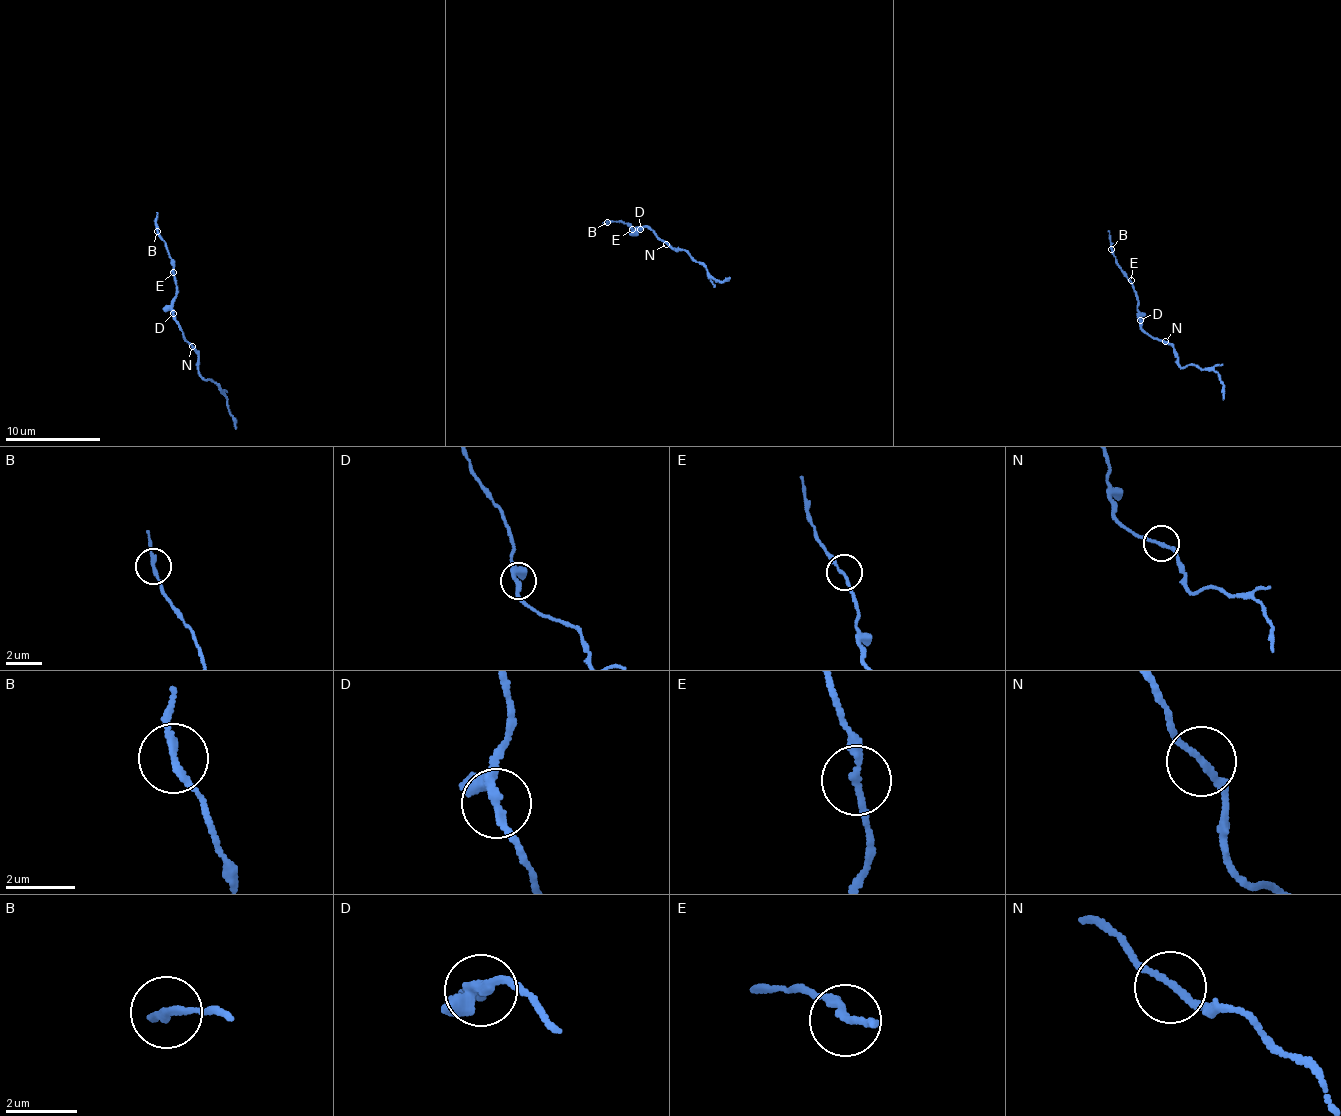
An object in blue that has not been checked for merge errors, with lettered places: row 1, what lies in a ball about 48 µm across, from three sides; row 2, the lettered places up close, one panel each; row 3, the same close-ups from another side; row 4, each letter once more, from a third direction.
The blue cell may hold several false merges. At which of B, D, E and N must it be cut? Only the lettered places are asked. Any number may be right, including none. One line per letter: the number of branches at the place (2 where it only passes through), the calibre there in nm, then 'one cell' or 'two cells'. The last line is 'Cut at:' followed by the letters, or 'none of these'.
B: branches 2; calibre 190 nm; one cell
D: branches 3; calibre 240 nm; one cell
E: branches 2; calibre 170 nm; one cell
N: branches 2; calibre 180 nm; one cell
Cut at: none of these

